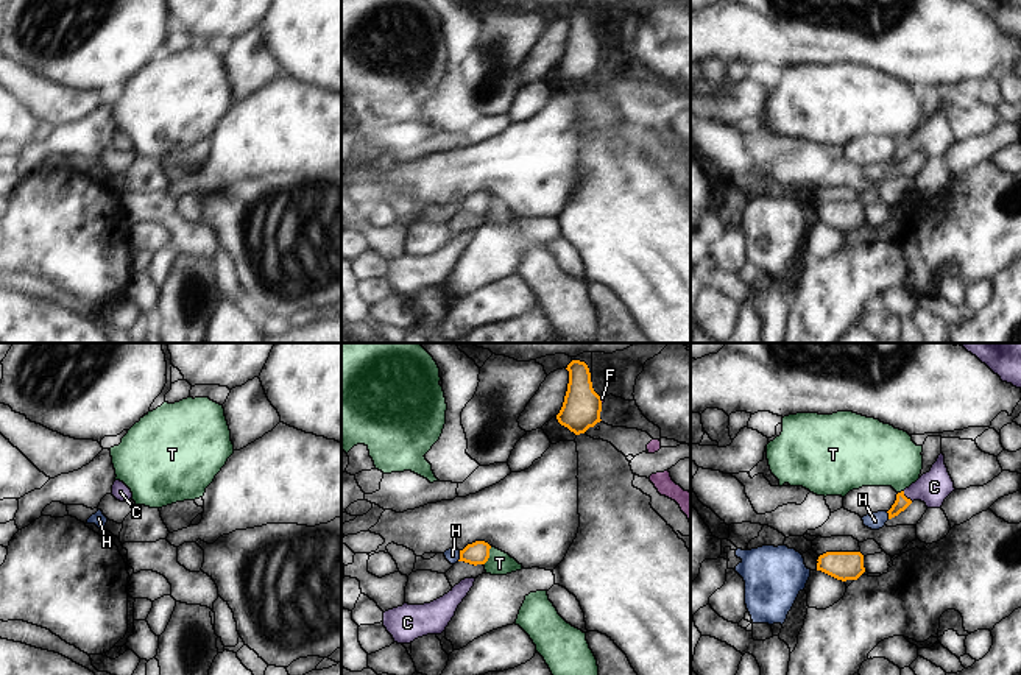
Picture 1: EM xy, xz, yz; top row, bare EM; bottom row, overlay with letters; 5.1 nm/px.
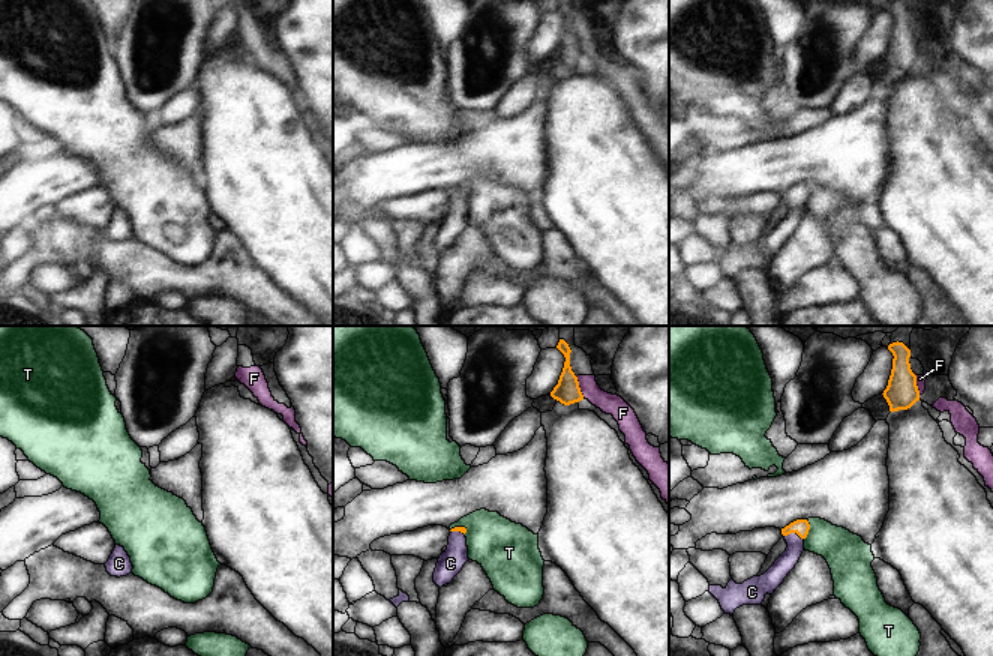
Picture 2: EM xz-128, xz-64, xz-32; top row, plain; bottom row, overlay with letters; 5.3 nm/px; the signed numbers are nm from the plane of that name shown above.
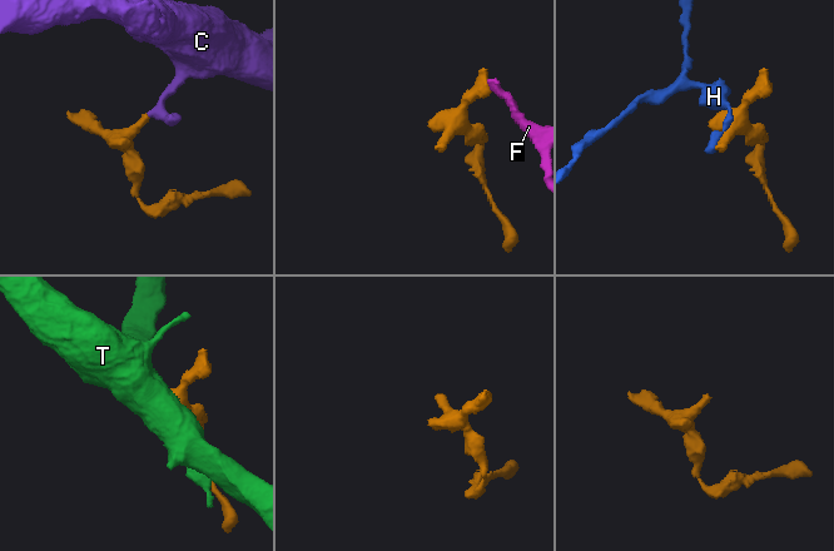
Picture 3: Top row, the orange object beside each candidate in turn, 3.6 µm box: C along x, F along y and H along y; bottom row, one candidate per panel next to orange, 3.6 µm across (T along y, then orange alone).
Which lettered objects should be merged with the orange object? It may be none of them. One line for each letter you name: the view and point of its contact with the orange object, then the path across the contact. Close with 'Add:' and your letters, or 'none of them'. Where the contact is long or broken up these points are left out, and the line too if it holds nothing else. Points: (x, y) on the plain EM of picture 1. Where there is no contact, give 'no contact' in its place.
C: contact yz (906, 148); way yz (901, 153), (906, 148), (915, 142), (934, 137)
Add: C

